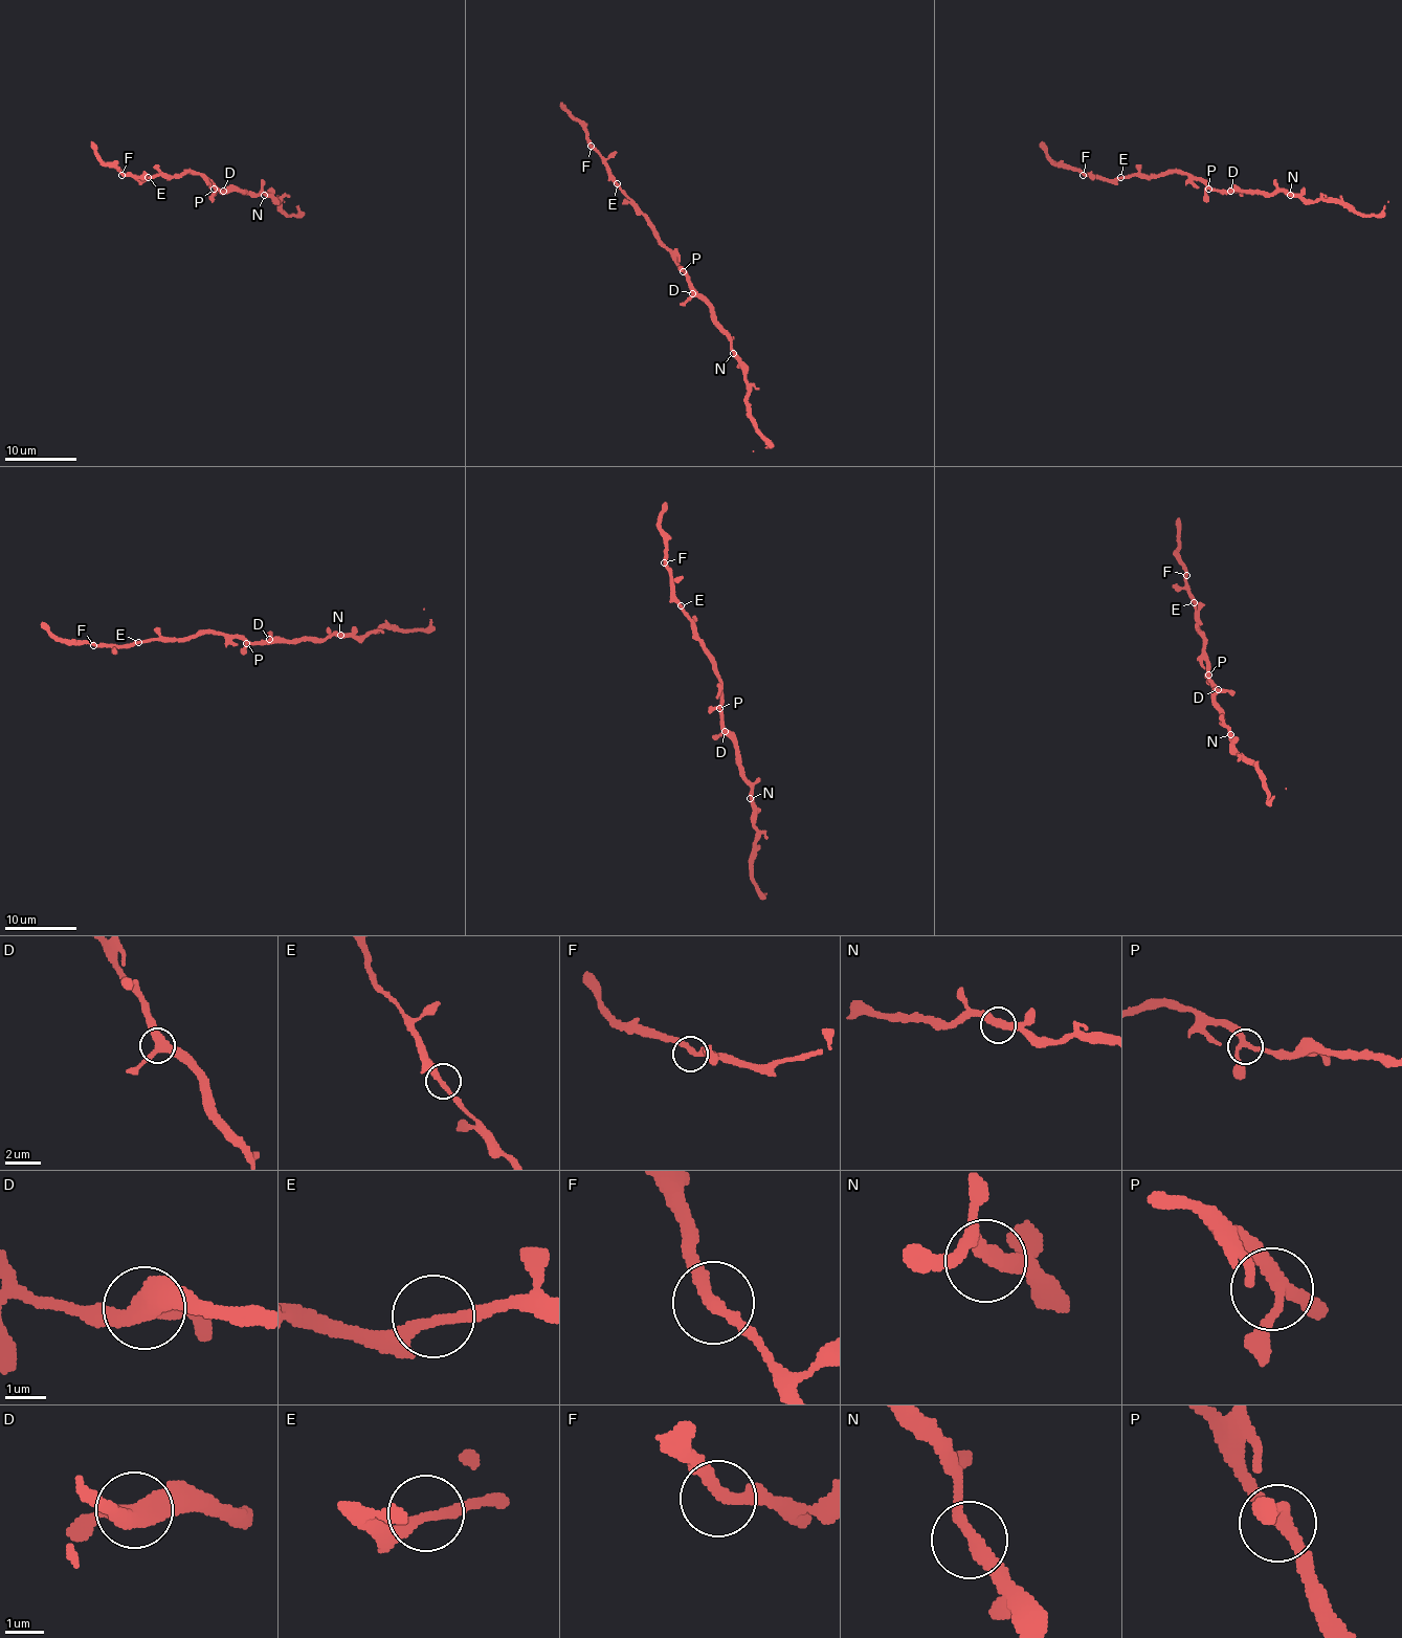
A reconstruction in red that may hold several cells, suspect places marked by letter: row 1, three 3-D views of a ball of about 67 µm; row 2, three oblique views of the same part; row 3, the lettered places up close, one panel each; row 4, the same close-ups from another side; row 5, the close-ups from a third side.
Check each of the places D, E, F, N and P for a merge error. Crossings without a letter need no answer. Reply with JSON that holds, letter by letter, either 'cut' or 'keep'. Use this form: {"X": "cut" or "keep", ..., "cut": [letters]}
{"D": "keep", "E": "keep", "F": "keep", "N": "keep", "P": "keep", "cut": []}

